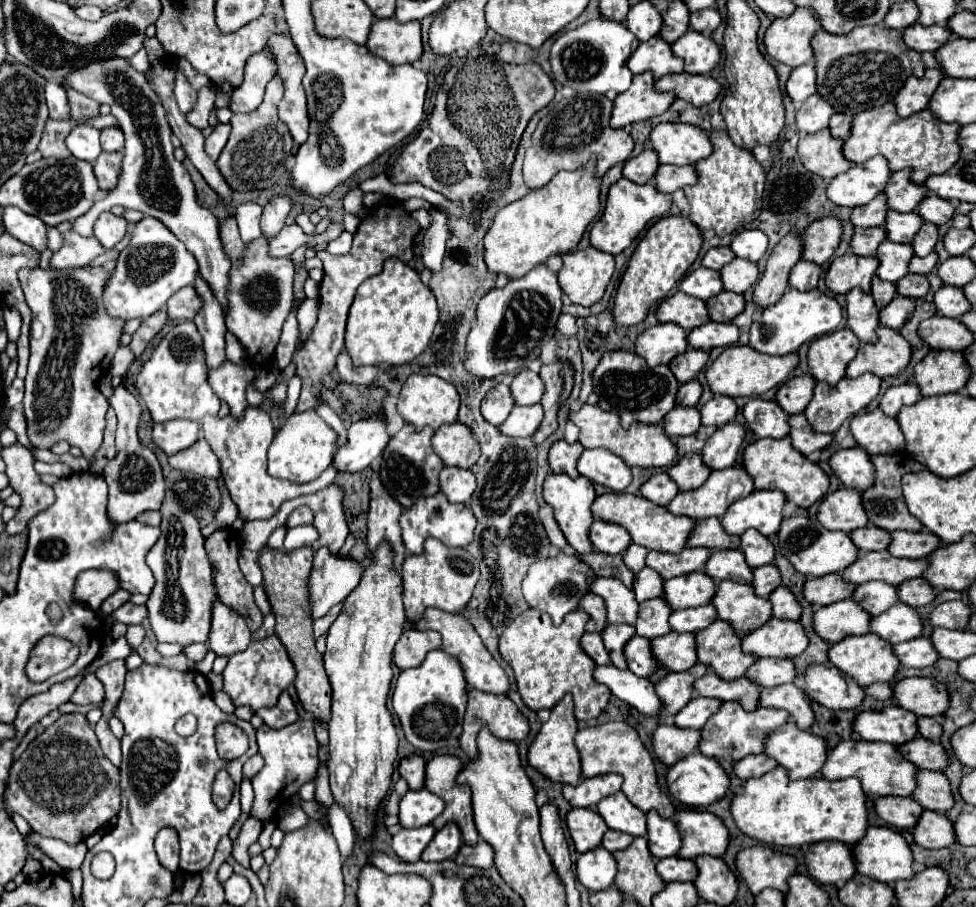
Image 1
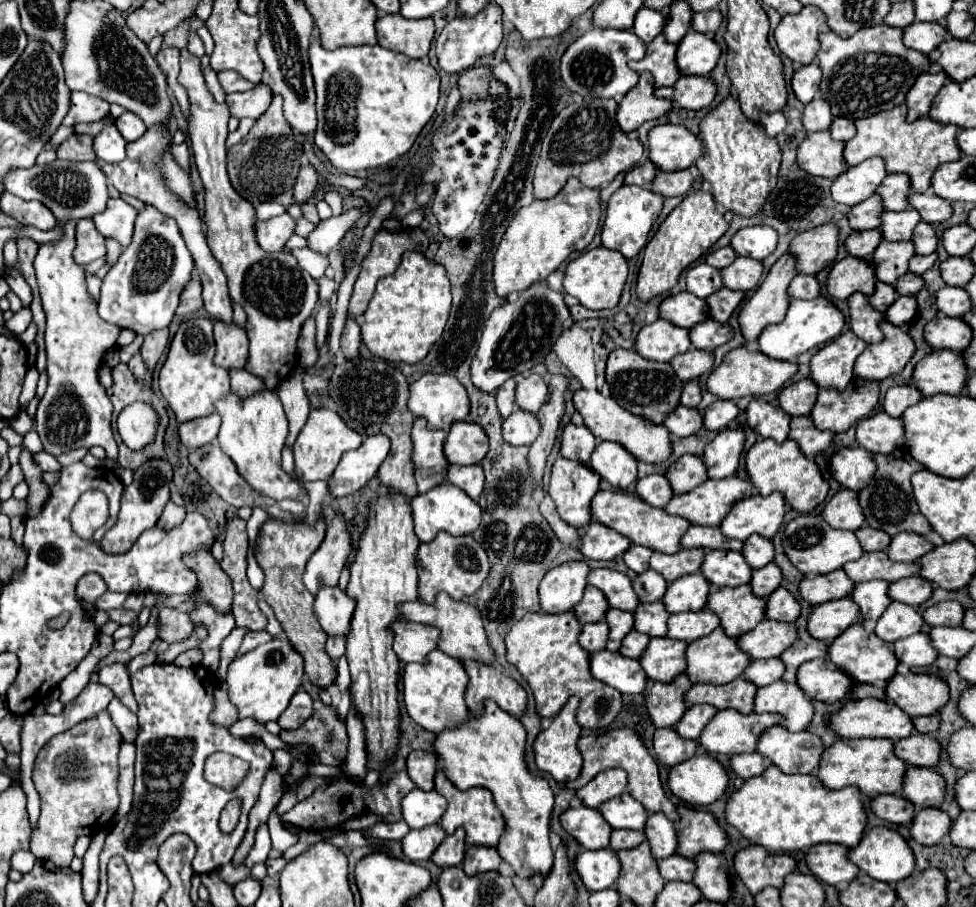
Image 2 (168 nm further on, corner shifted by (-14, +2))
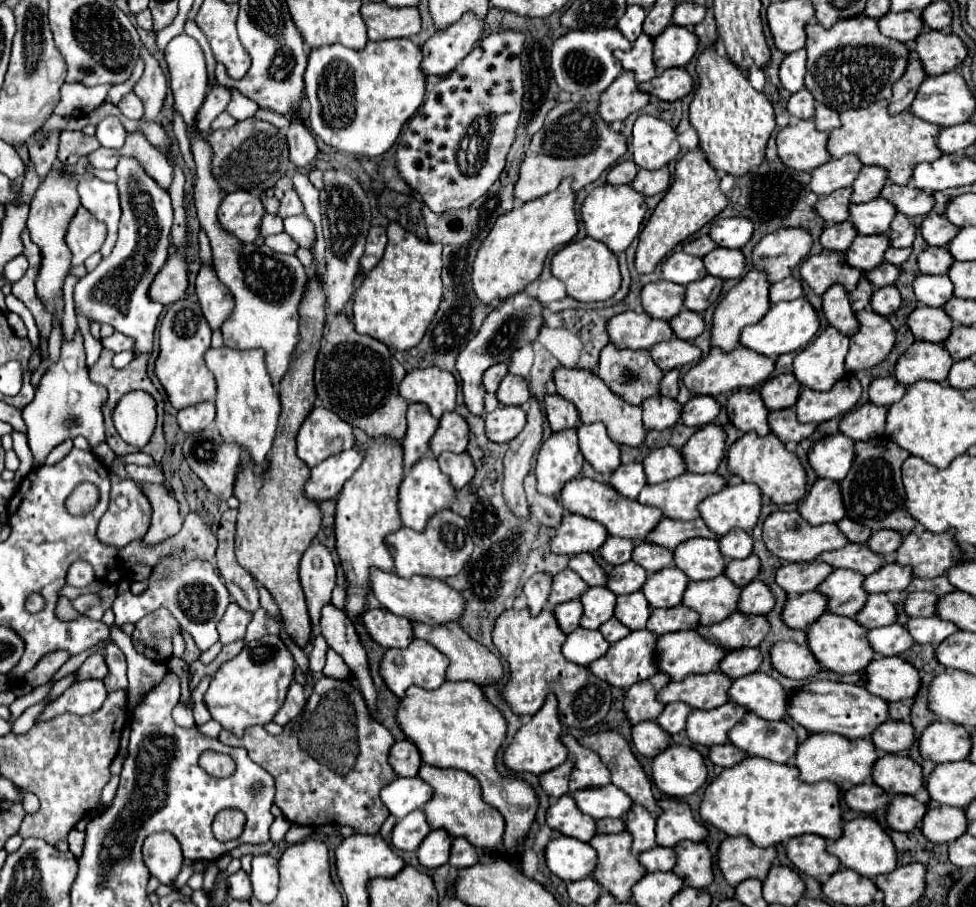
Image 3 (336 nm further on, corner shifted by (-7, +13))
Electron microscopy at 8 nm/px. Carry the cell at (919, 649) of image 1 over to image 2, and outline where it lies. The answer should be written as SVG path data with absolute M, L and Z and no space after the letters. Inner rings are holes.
M916 633L908 639L894 641L892 647L894 647L894 653L896 653L898 661L908 665L908 667L926 667L938 657L938 653L932 647L926 633Z

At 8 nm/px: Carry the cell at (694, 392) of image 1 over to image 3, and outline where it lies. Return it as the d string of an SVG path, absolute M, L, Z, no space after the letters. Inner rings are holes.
M669 370L661 380L661 396L677 398L677 394L679 394L679 370Z

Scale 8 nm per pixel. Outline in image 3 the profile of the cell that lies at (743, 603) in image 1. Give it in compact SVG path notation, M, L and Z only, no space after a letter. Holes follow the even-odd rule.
M717 576L715 580L697 580L685 590L685 606L693 606L701 614L701 624L709 626L713 622L723 622L733 612L737 612L737 602L741 598L741 588L729 582L727 576Z

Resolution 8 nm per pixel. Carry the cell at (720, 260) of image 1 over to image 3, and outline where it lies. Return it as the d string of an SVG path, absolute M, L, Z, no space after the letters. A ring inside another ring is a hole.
M701 236L701 238L695 238L695 240L683 244L683 250L685 250L685 252L689 252L689 254L693 254L693 256L699 256L699 258L707 256L707 254L713 252L715 248L717 248L717 244L715 244L709 236Z

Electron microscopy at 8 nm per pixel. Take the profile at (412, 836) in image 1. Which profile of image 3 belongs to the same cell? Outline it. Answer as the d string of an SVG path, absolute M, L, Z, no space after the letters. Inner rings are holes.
M415 810L413 814L407 814L403 820L395 824L391 842L397 850L417 850L429 832L431 828L423 810Z

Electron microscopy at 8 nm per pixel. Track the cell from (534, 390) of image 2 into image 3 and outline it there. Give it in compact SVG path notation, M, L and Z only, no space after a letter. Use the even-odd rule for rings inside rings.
M507 374L497 390L497 398L501 404L513 404L513 406L521 406L531 398L529 392L529 382L525 376L517 376L517 374Z

